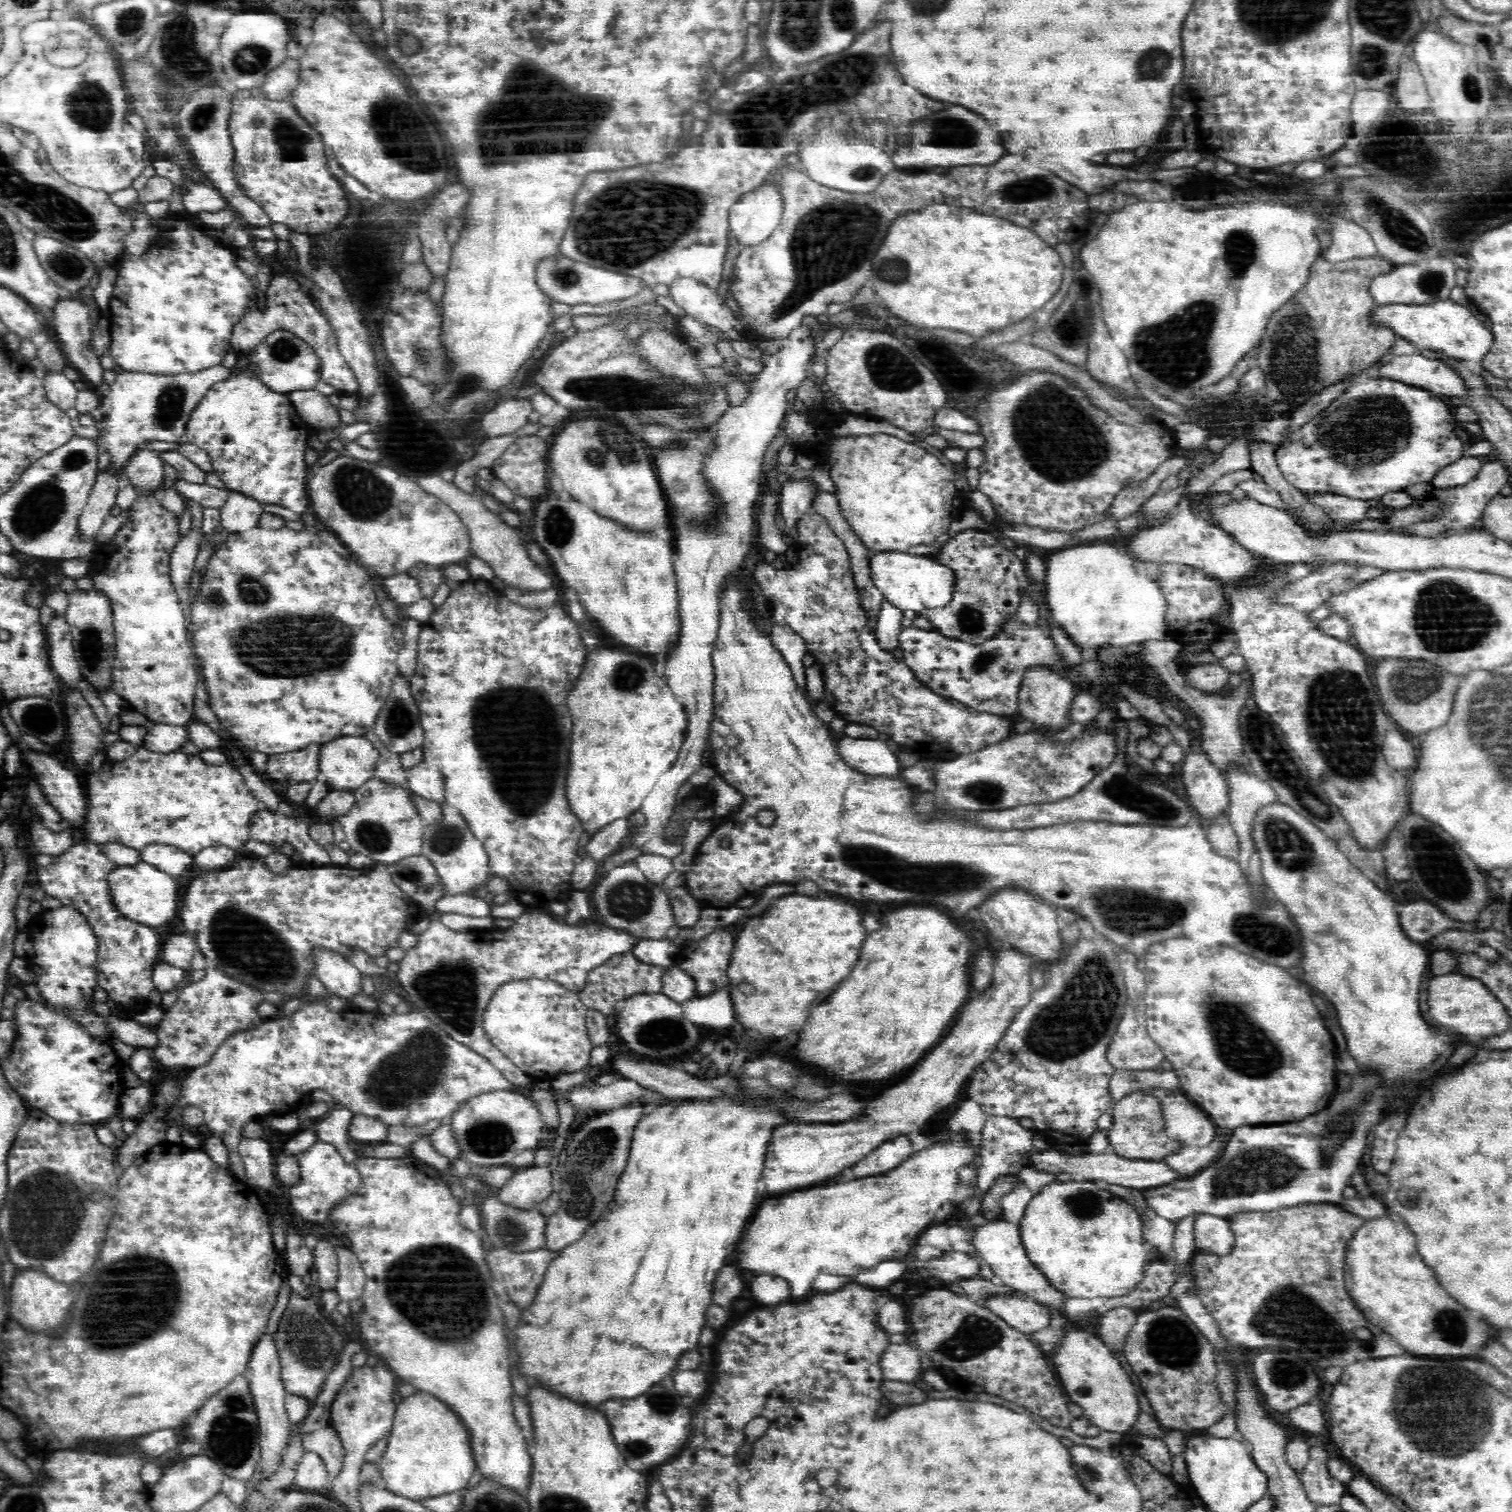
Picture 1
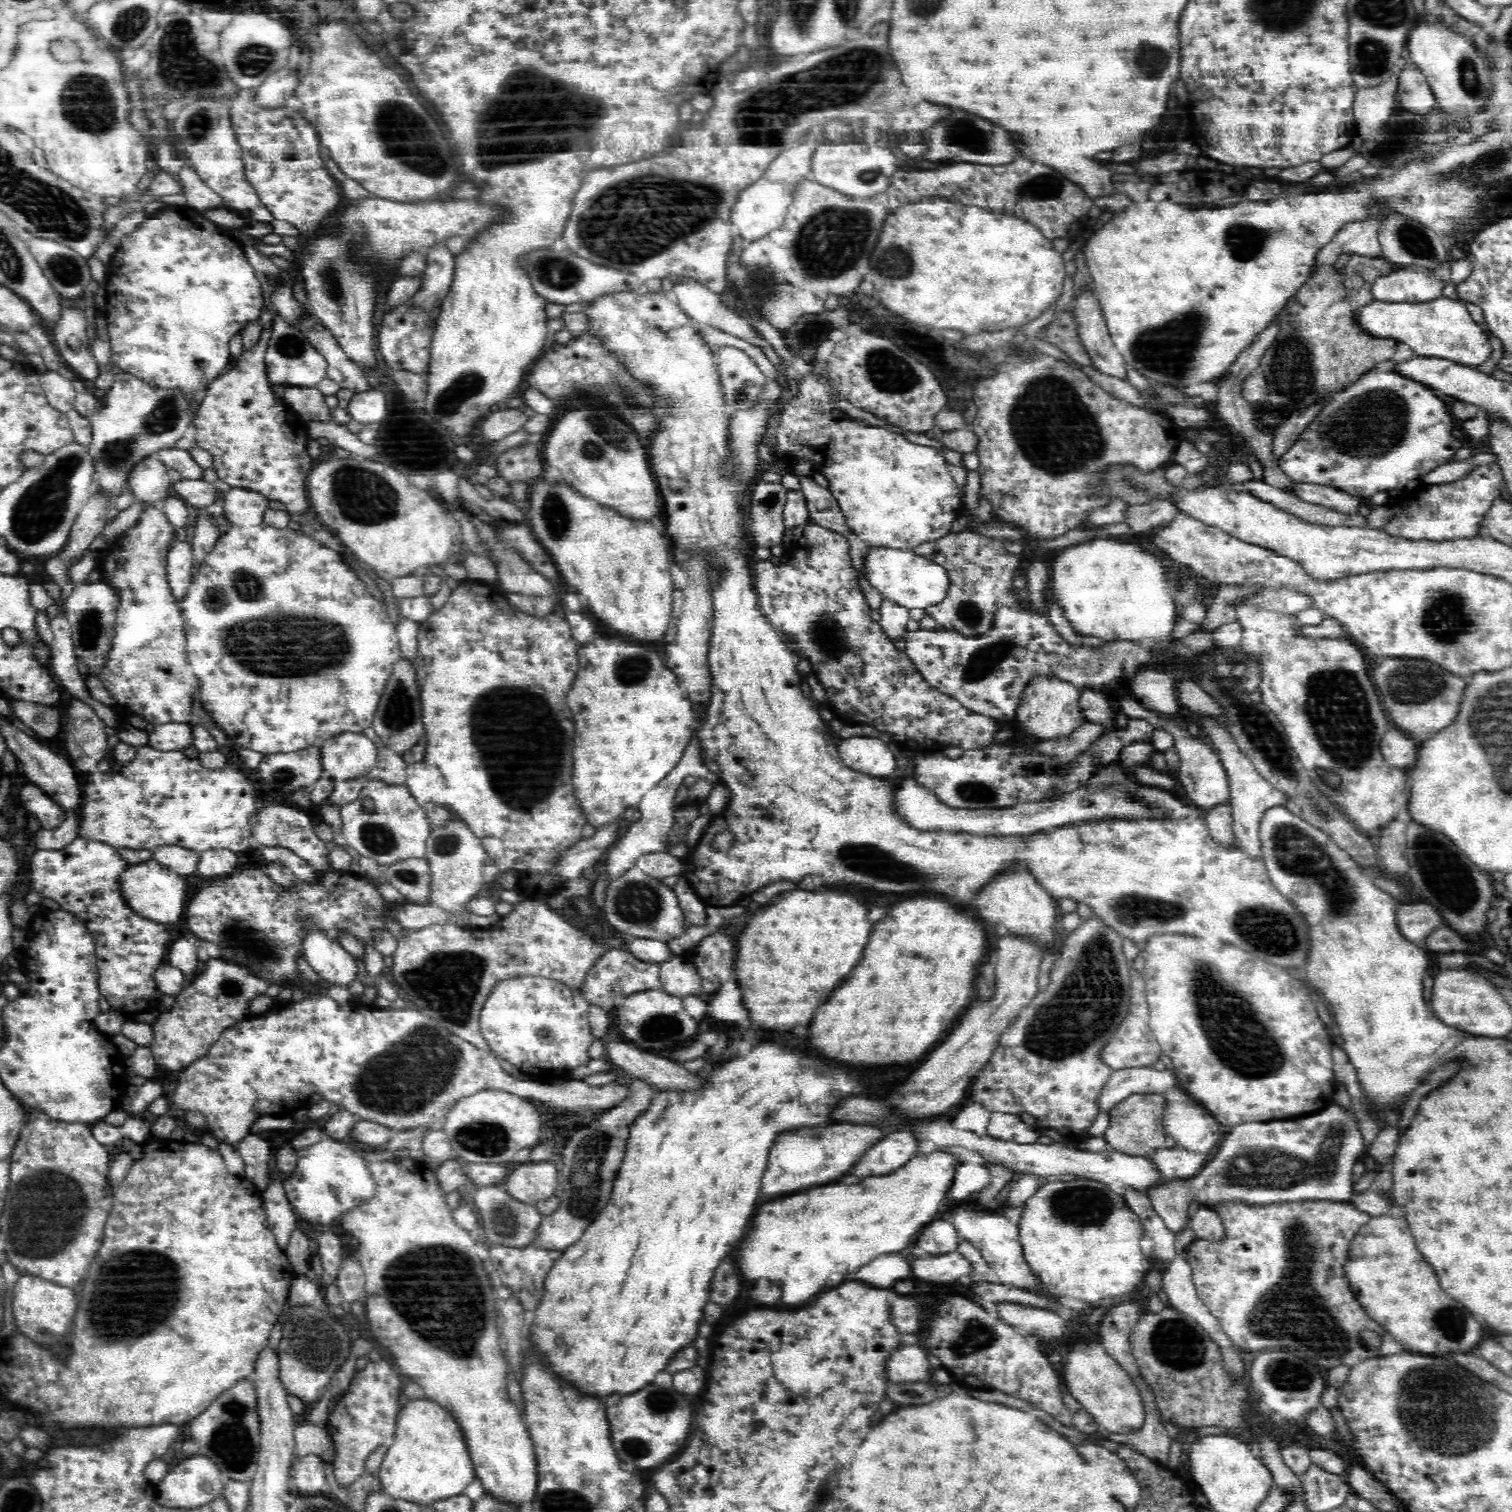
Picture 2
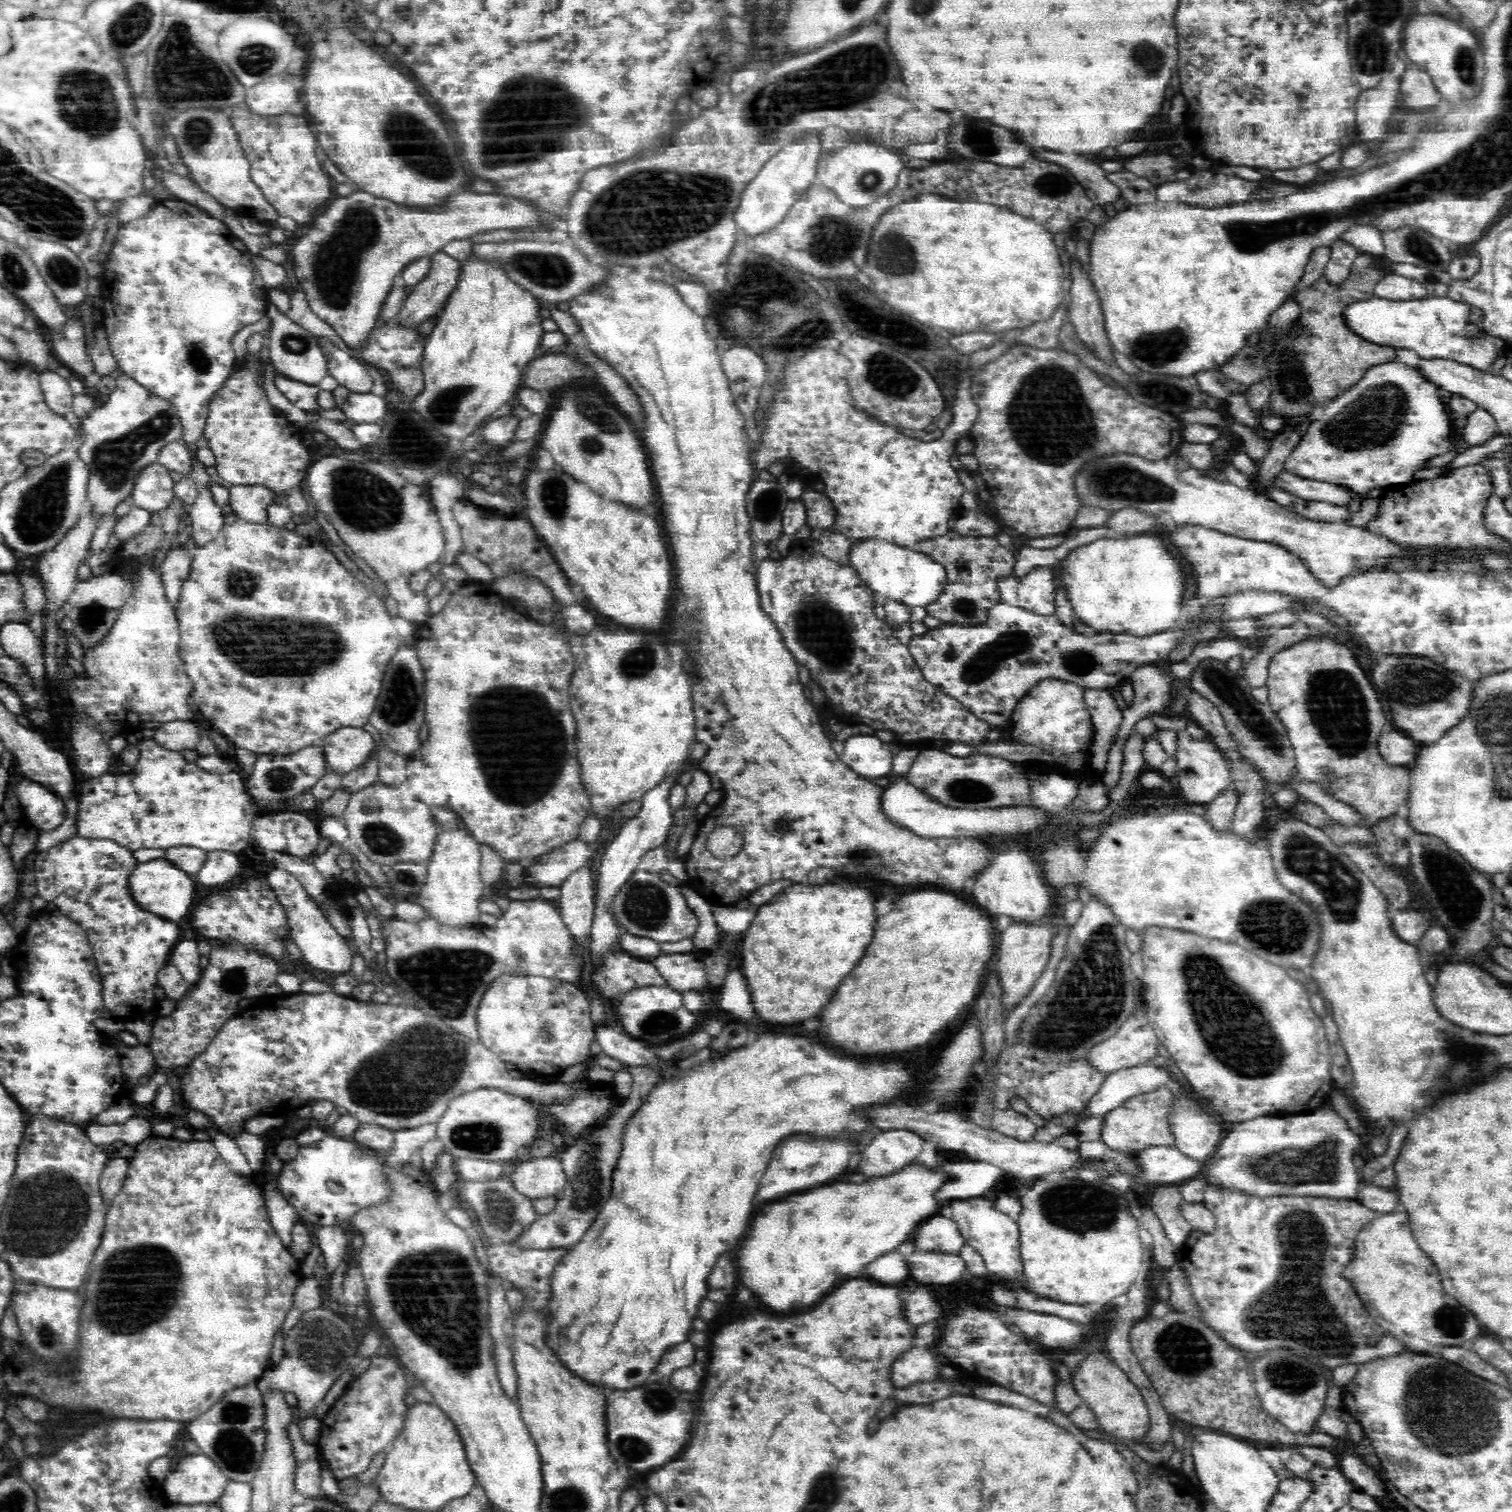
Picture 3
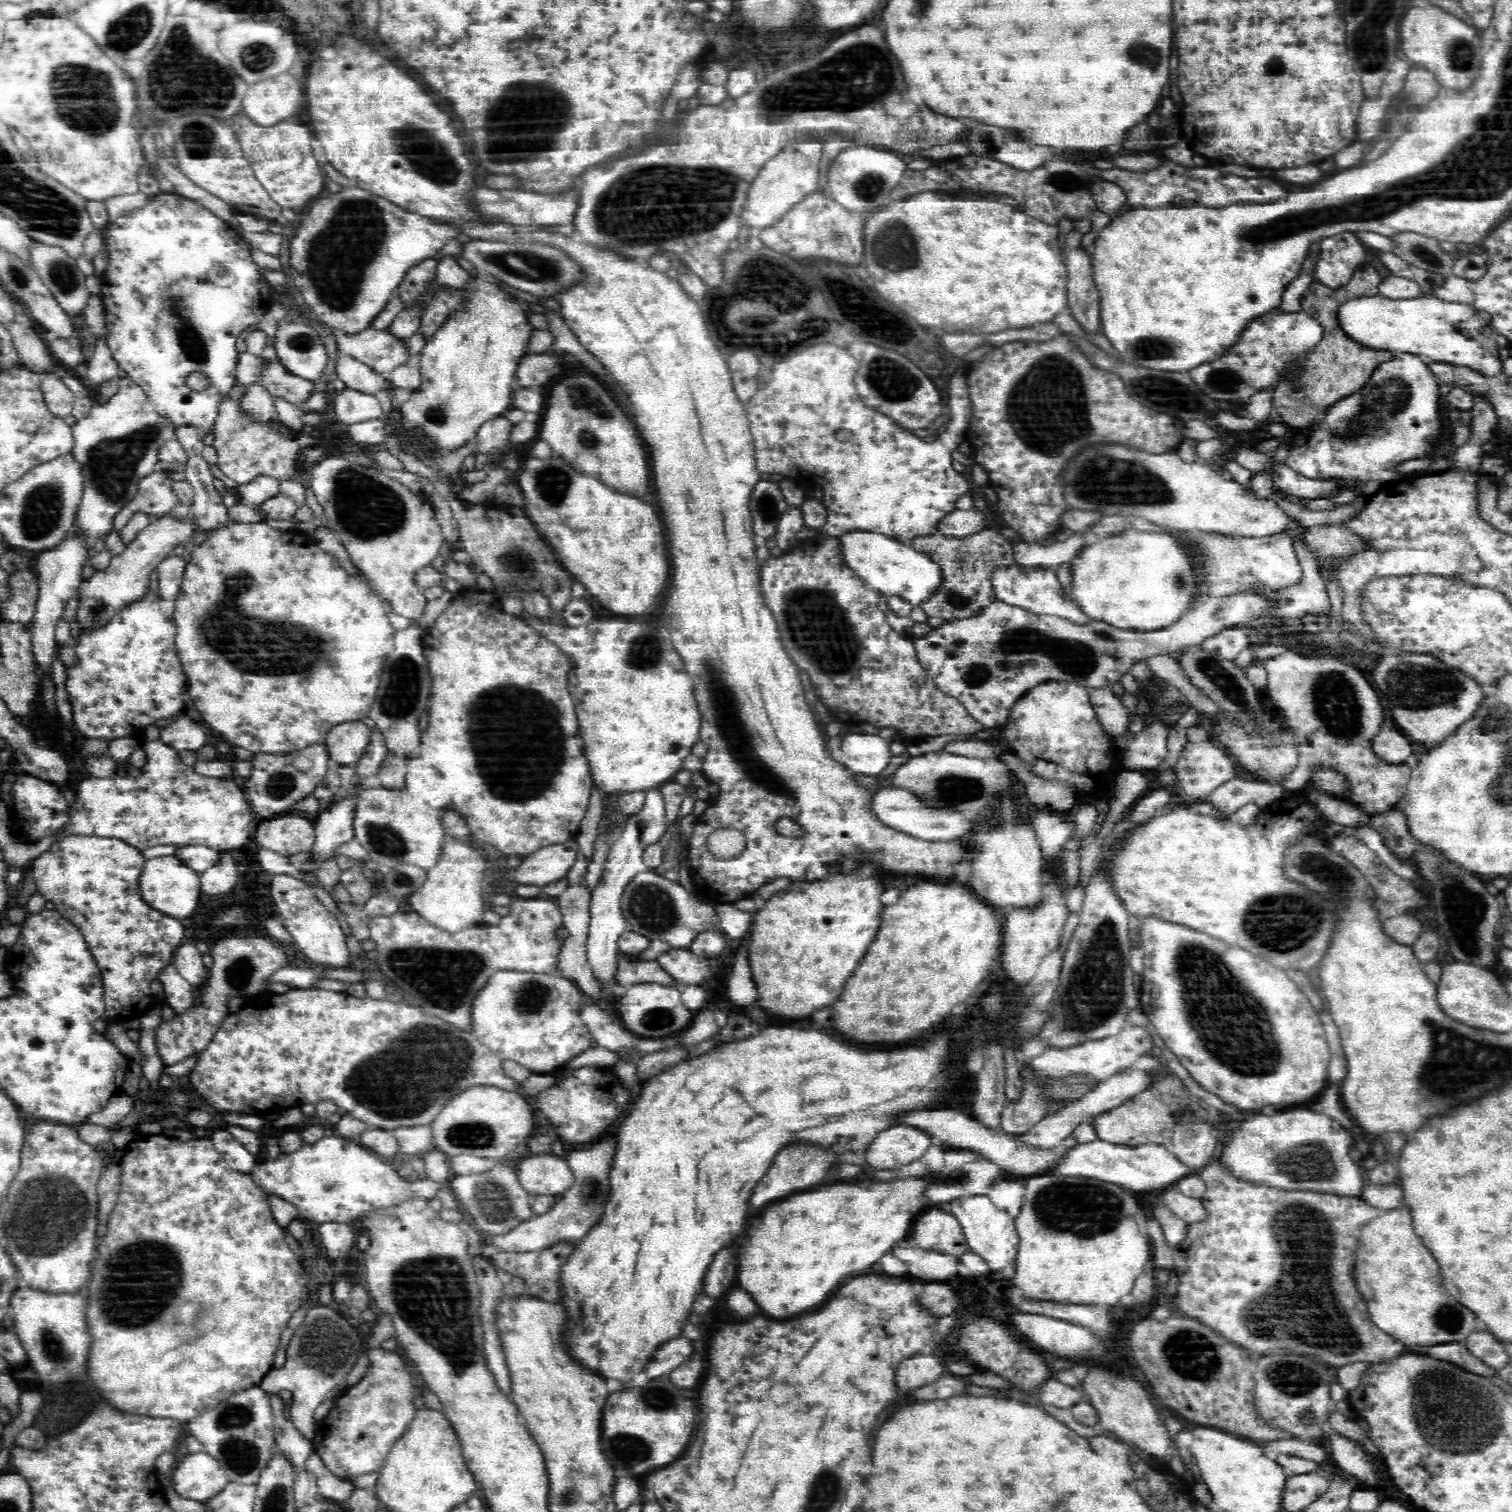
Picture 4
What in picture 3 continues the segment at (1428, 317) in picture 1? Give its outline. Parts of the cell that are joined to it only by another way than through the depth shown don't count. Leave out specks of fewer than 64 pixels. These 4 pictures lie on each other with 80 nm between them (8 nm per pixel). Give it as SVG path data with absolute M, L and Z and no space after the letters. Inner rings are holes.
M1433 296L1424 300L1404 301L1375 297L1352 304L1346 312L1346 321L1350 329L1364 339L1415 350L1420 359L1451 359L1482 371L1490 371L1497 359L1499 341L1470 322L1470 310L1470 305L1449 297Z

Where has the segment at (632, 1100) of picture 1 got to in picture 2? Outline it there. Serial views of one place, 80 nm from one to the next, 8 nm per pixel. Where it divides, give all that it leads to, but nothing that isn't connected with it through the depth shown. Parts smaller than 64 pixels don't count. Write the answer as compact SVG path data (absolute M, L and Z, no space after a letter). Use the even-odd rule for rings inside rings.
M328 995L317 998L304 998L293 1004L288 1003L265 1015L254 1016L254 1018L240 1024L240 1026L229 1028L224 1032L224 1035L213 1044L206 1059L202 1061L198 1060L197 1063L183 1068L182 1072L179 1074L179 1078L180 1083L176 1090L167 1094L168 1111L157 1117L156 1122L152 1124L153 1130L155 1130L155 1136L162 1138L170 1137L174 1125L174 1114L175 1112L178 1112L178 1110L199 1110L204 1114L205 1124L208 1124L214 1136L221 1143L224 1143L228 1147L232 1147L234 1151L236 1151L236 1148L238 1144L242 1142L242 1139L250 1135L251 1126L260 1117L268 1115L280 1116L280 1114L291 1115L301 1105L308 1104L316 1098L324 1098L327 1101L335 1102L339 1104L341 1108L353 1112L359 1119L366 1118L384 1124L391 1129L404 1130L406 1128L420 1126L420 1124L432 1124L435 1120L444 1119L462 1099L482 1091L500 1089L514 1093L518 1096L524 1096L537 1104L550 1104L550 1106L554 1106L554 1108L566 1108L570 1112L576 1112L578 1110L593 1108L602 1108L604 1111L611 1109L612 1107L618 1106L626 1097L628 1097L633 1089L633 1082L630 1079L628 1082L625 1082L624 1079L617 1079L614 1082L602 1086L591 1086L580 1079L571 1080L565 1085L552 1085L548 1081L532 1078L528 1081L516 1080L506 1075L506 1072L502 1070L501 1065L496 1064L496 1061L492 1059L490 1055L486 1054L486 1052L480 1051L478 1048L470 1046L470 1043L451 1035L450 1032L438 1025L433 1018L426 1016L422 1011L419 1011L416 1008L407 1007L403 1010L389 1008L386 1010L364 1005L355 1005L352 1002L338 1005L336 1004L336 1001L333 1001Z

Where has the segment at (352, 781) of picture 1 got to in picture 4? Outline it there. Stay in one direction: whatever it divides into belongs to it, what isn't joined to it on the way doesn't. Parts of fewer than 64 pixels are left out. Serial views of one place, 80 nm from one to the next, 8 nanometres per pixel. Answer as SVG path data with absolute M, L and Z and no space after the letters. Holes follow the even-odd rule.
M344 723L326 735L323 744L331 766L354 766L372 742L371 729L364 723Z

